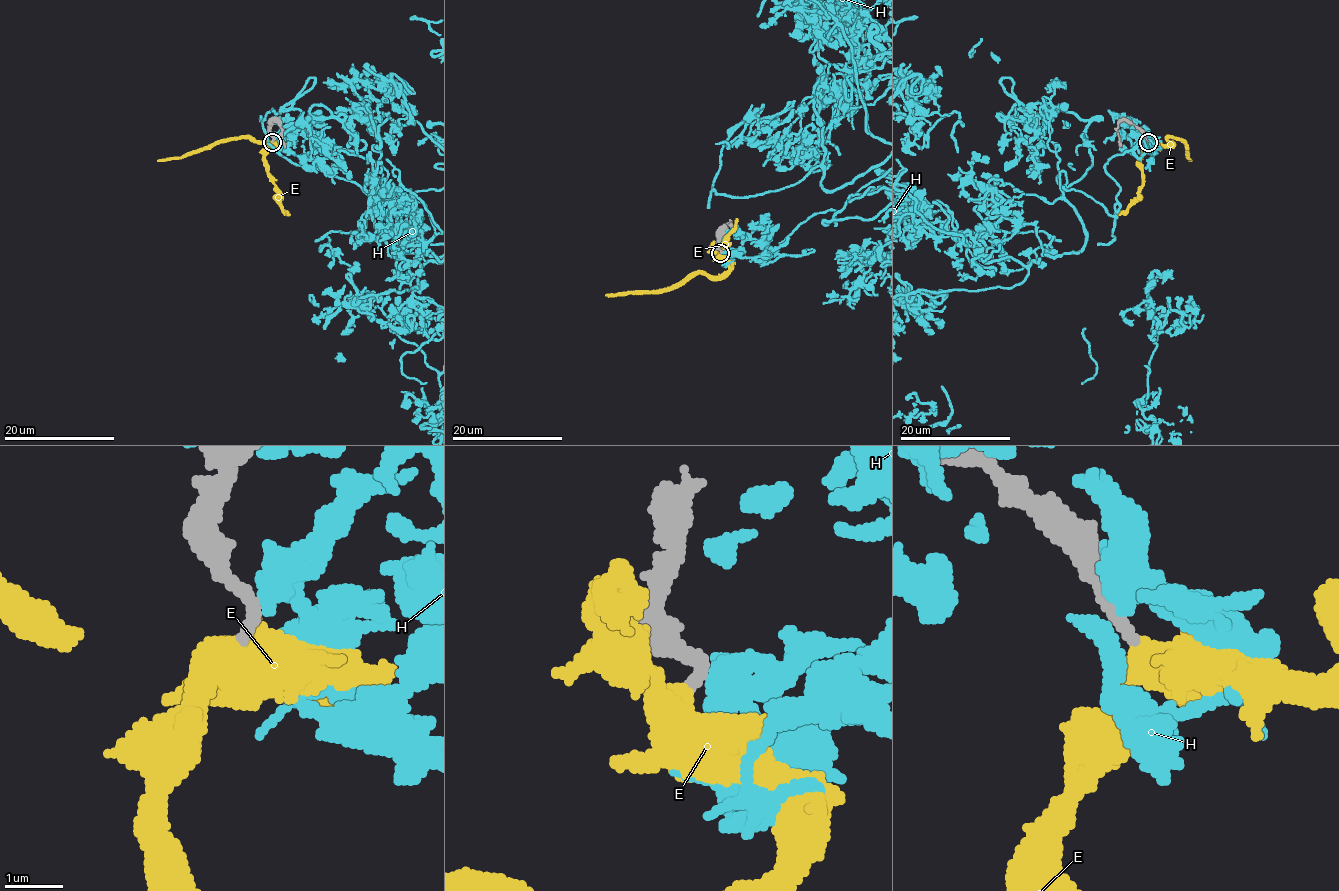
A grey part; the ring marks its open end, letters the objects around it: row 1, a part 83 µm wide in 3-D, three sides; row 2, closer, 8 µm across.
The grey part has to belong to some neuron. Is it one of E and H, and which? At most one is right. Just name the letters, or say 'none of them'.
E

